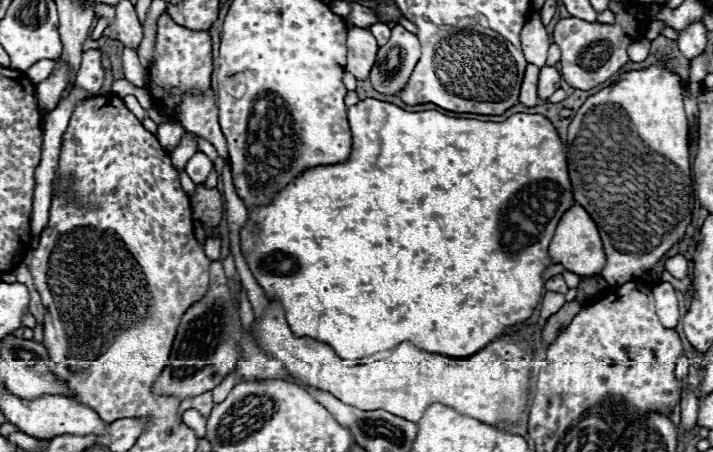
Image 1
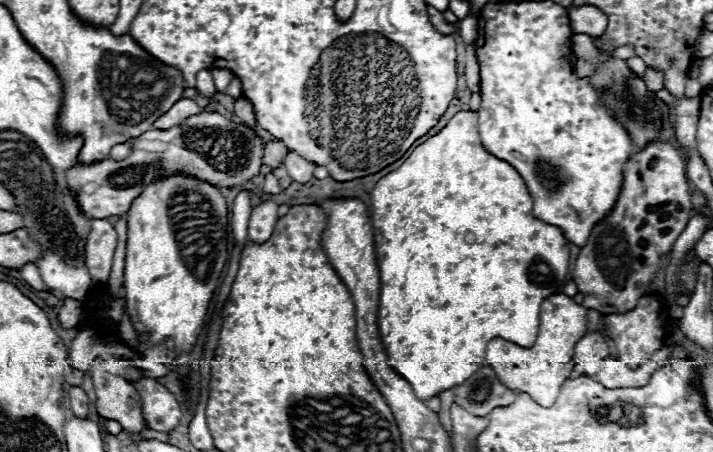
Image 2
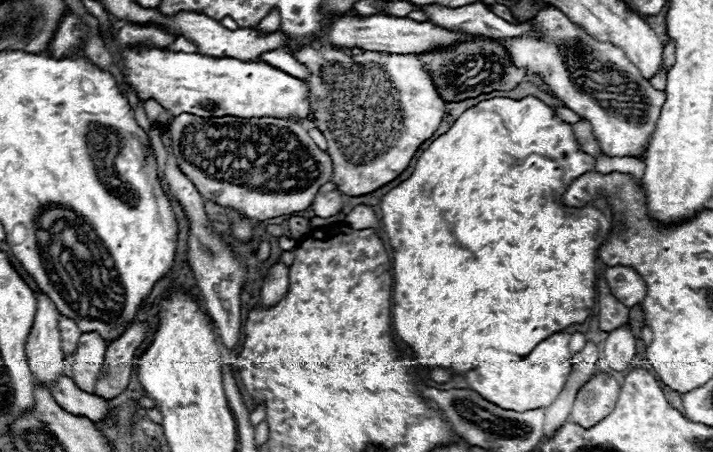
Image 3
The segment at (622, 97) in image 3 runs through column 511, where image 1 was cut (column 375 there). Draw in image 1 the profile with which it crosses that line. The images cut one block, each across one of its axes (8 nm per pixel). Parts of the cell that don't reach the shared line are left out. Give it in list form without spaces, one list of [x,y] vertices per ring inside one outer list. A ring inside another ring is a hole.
[[[366,28],[348,30],[348,64],[346,70],[354,74],[358,80],[368,78],[370,68],[374,66],[378,44],[376,38]]]

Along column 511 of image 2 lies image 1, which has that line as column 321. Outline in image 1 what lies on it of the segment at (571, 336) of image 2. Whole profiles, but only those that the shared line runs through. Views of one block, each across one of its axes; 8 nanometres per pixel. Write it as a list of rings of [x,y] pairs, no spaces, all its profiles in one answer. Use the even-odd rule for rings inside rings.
[[[270,301],[260,324],[254,324],[254,338],[266,354],[284,364],[288,374],[302,384],[332,392],[338,400],[360,410],[386,410],[394,416],[418,422],[430,404],[444,404],[460,414],[472,416],[484,424],[498,426],[500,422],[518,422],[526,410],[528,380],[534,362],[532,340],[516,342],[508,332],[496,336],[478,354],[466,358],[444,358],[420,352],[408,342],[396,346],[390,358],[372,366],[360,362],[344,362],[336,352],[314,338],[296,338],[284,320],[278,301]]]

